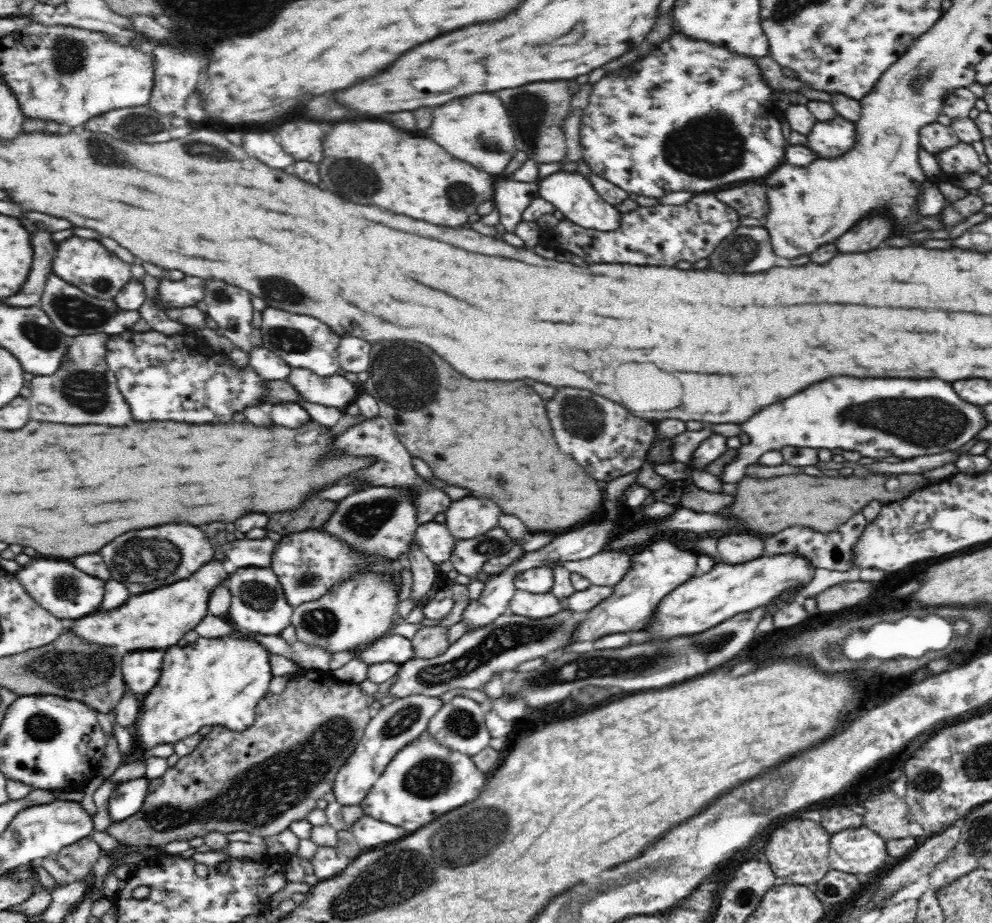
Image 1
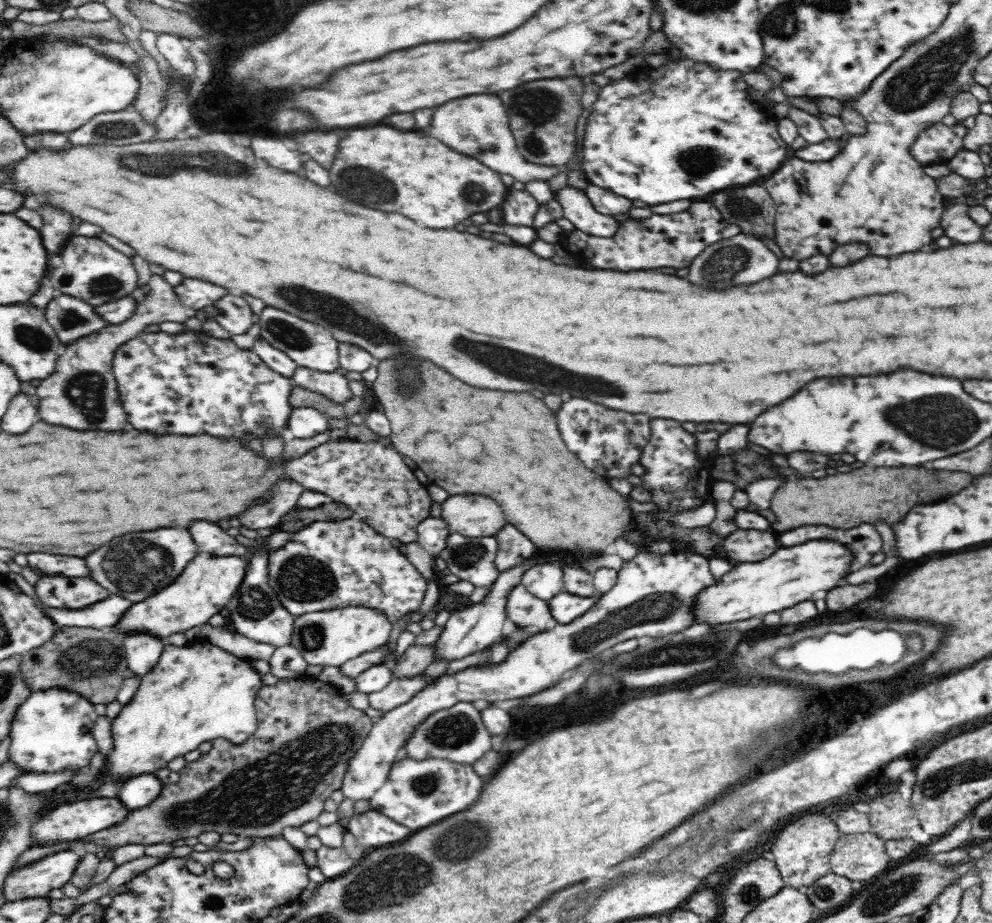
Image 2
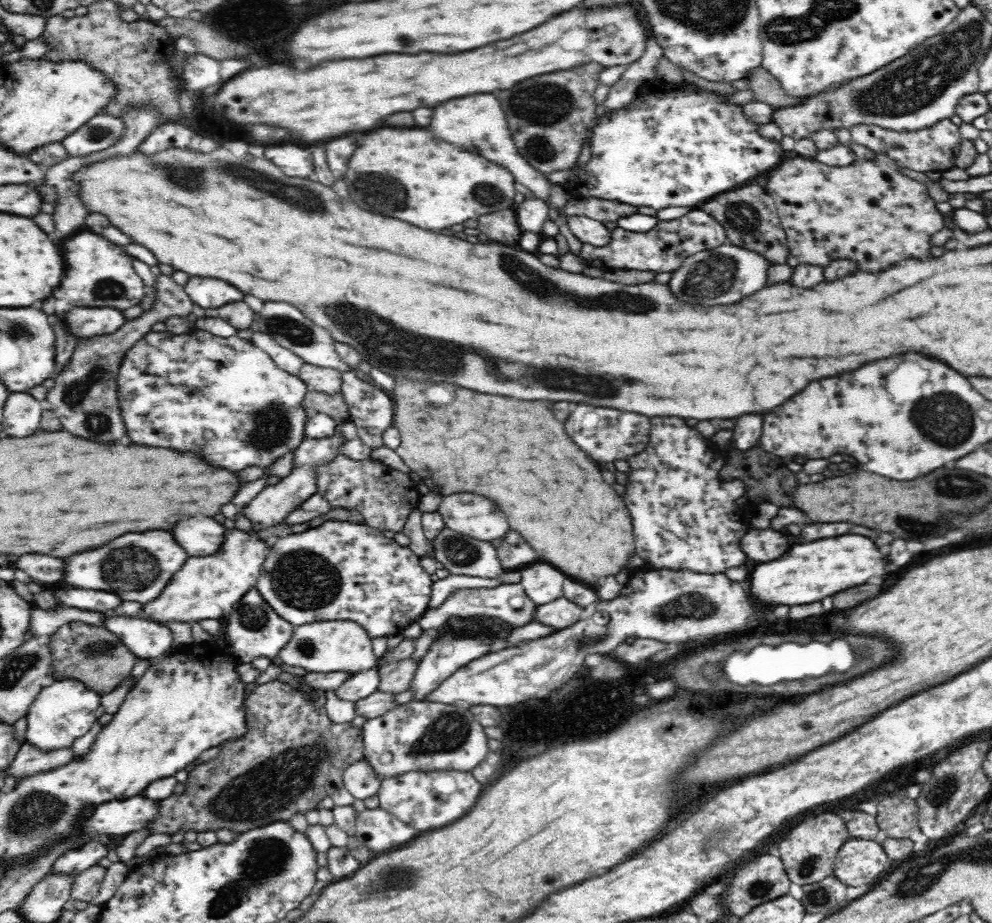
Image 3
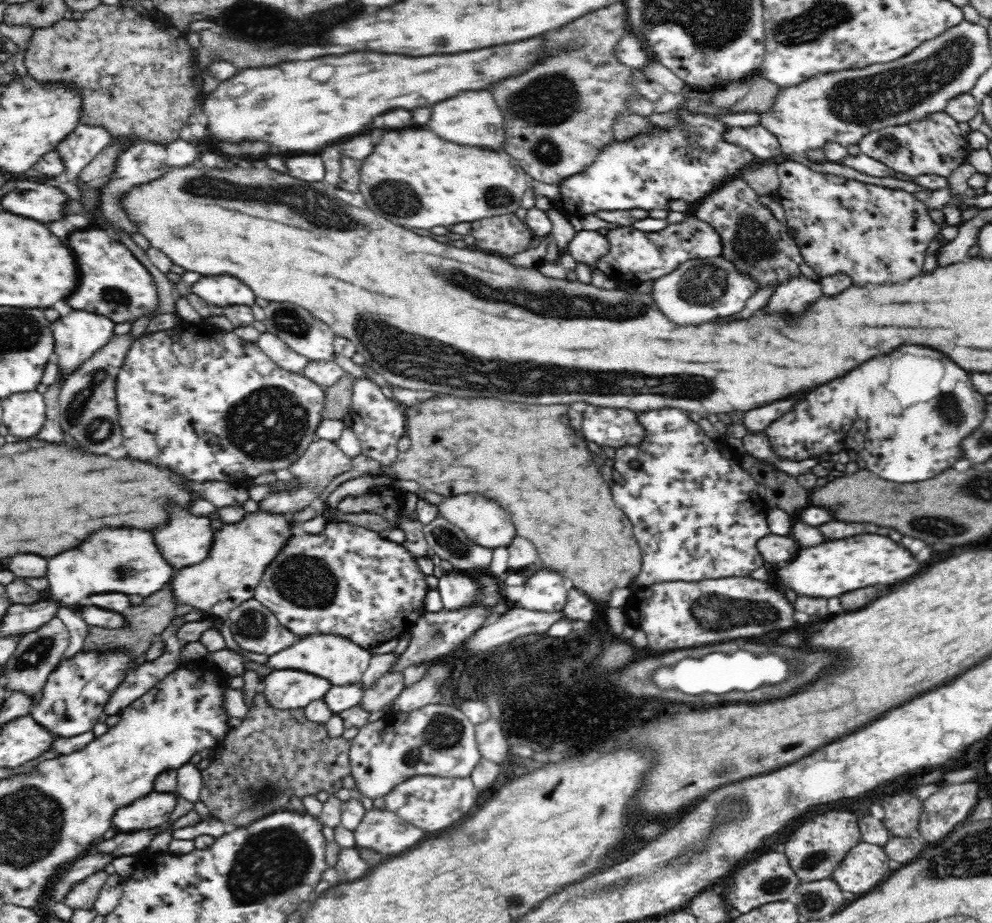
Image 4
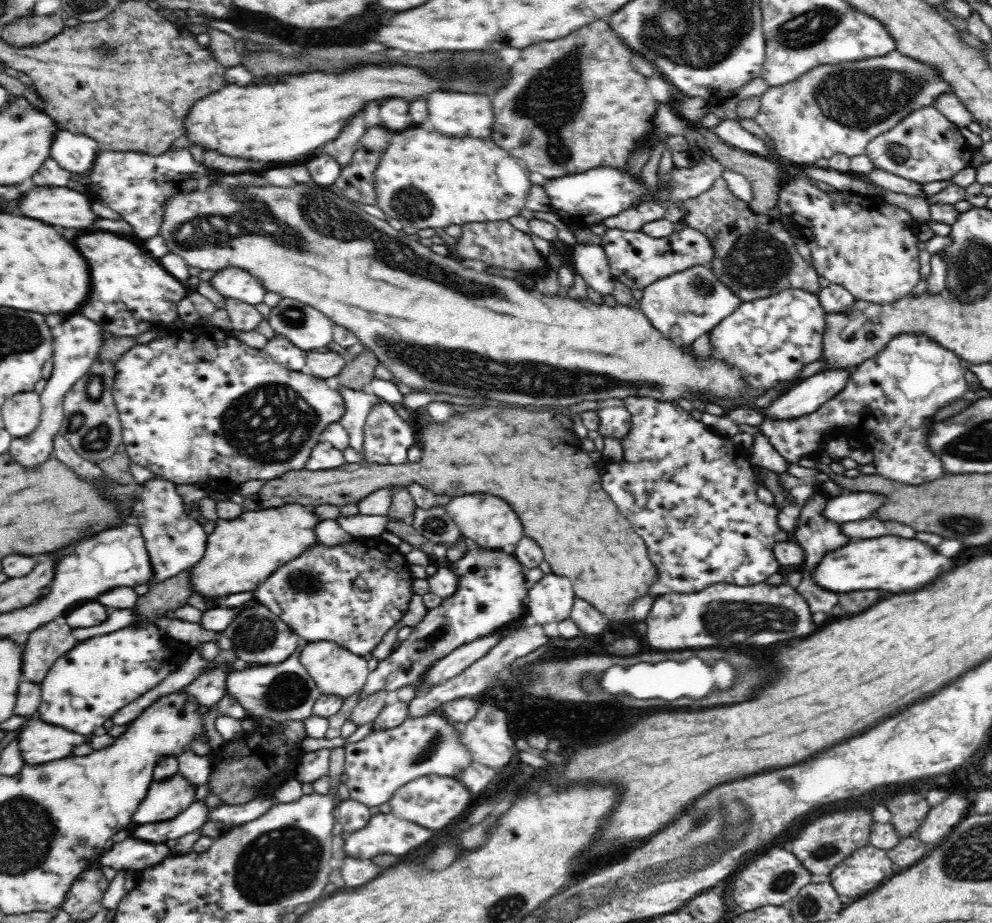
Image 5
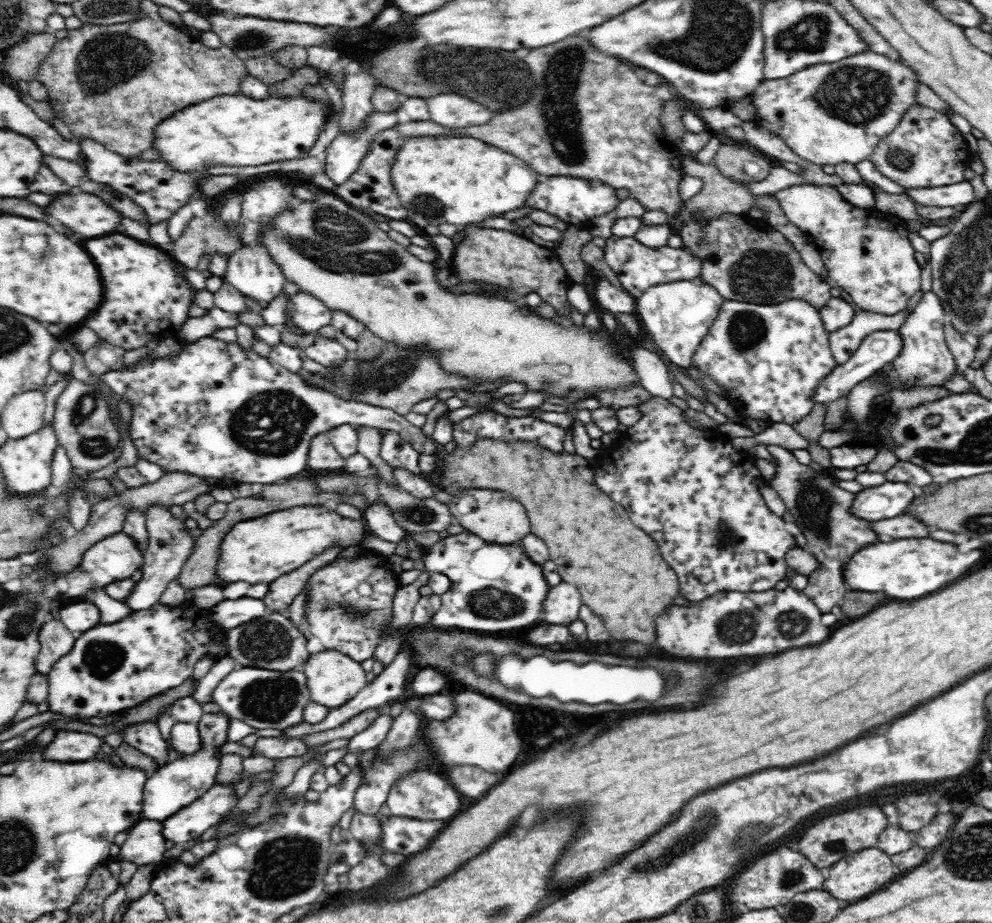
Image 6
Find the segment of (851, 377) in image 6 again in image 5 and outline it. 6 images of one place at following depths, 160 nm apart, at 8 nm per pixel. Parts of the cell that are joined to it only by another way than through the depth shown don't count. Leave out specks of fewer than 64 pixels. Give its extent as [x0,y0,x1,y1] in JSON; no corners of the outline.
[768,367,856,419]

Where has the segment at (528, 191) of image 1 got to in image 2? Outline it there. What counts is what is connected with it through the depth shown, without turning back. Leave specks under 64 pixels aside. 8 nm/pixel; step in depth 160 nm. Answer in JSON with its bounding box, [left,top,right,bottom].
[502,188,539,227]

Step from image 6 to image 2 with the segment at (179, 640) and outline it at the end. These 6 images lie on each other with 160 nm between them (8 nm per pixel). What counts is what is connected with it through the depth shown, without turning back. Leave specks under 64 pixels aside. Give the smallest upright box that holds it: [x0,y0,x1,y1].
[9,687,100,772]

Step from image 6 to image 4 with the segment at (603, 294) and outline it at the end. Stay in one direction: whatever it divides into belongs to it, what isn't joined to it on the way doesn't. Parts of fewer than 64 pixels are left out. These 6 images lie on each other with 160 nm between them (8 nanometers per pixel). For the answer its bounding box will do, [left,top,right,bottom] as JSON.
[566,230,610,273]

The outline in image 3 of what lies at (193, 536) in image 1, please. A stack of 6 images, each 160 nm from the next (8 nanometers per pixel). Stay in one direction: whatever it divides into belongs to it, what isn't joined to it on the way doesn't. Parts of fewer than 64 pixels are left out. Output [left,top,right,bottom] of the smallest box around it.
[62,530,186,602]

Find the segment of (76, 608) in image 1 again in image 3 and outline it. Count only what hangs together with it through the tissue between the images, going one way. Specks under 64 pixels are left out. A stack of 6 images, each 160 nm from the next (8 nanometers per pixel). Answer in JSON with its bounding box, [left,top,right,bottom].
[56,588,122,612]

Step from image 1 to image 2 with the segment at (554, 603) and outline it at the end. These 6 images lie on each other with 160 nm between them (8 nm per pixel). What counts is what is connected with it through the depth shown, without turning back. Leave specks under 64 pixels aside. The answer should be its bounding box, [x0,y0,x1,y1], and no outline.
[504,582,552,631]

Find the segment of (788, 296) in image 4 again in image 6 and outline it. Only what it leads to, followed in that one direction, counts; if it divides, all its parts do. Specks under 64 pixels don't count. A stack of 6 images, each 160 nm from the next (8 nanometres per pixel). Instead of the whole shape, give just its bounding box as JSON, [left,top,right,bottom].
[690,299,838,430]

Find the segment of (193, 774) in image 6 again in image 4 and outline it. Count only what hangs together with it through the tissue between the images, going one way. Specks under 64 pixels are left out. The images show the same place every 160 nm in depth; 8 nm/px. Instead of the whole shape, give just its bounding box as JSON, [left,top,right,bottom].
[112,790,179,833]

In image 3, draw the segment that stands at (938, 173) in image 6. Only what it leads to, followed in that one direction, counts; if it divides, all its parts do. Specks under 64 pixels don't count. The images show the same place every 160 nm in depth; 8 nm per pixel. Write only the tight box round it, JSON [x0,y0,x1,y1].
[849,119,962,172]

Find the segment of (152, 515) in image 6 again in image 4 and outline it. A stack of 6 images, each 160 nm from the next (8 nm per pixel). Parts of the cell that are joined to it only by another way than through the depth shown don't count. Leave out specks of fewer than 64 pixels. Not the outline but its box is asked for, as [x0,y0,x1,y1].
[152,508,215,571]

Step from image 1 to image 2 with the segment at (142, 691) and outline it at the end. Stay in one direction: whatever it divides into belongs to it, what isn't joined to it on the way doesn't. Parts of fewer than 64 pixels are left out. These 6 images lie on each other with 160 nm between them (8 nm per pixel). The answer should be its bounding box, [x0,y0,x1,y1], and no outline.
[122,634,167,678]

